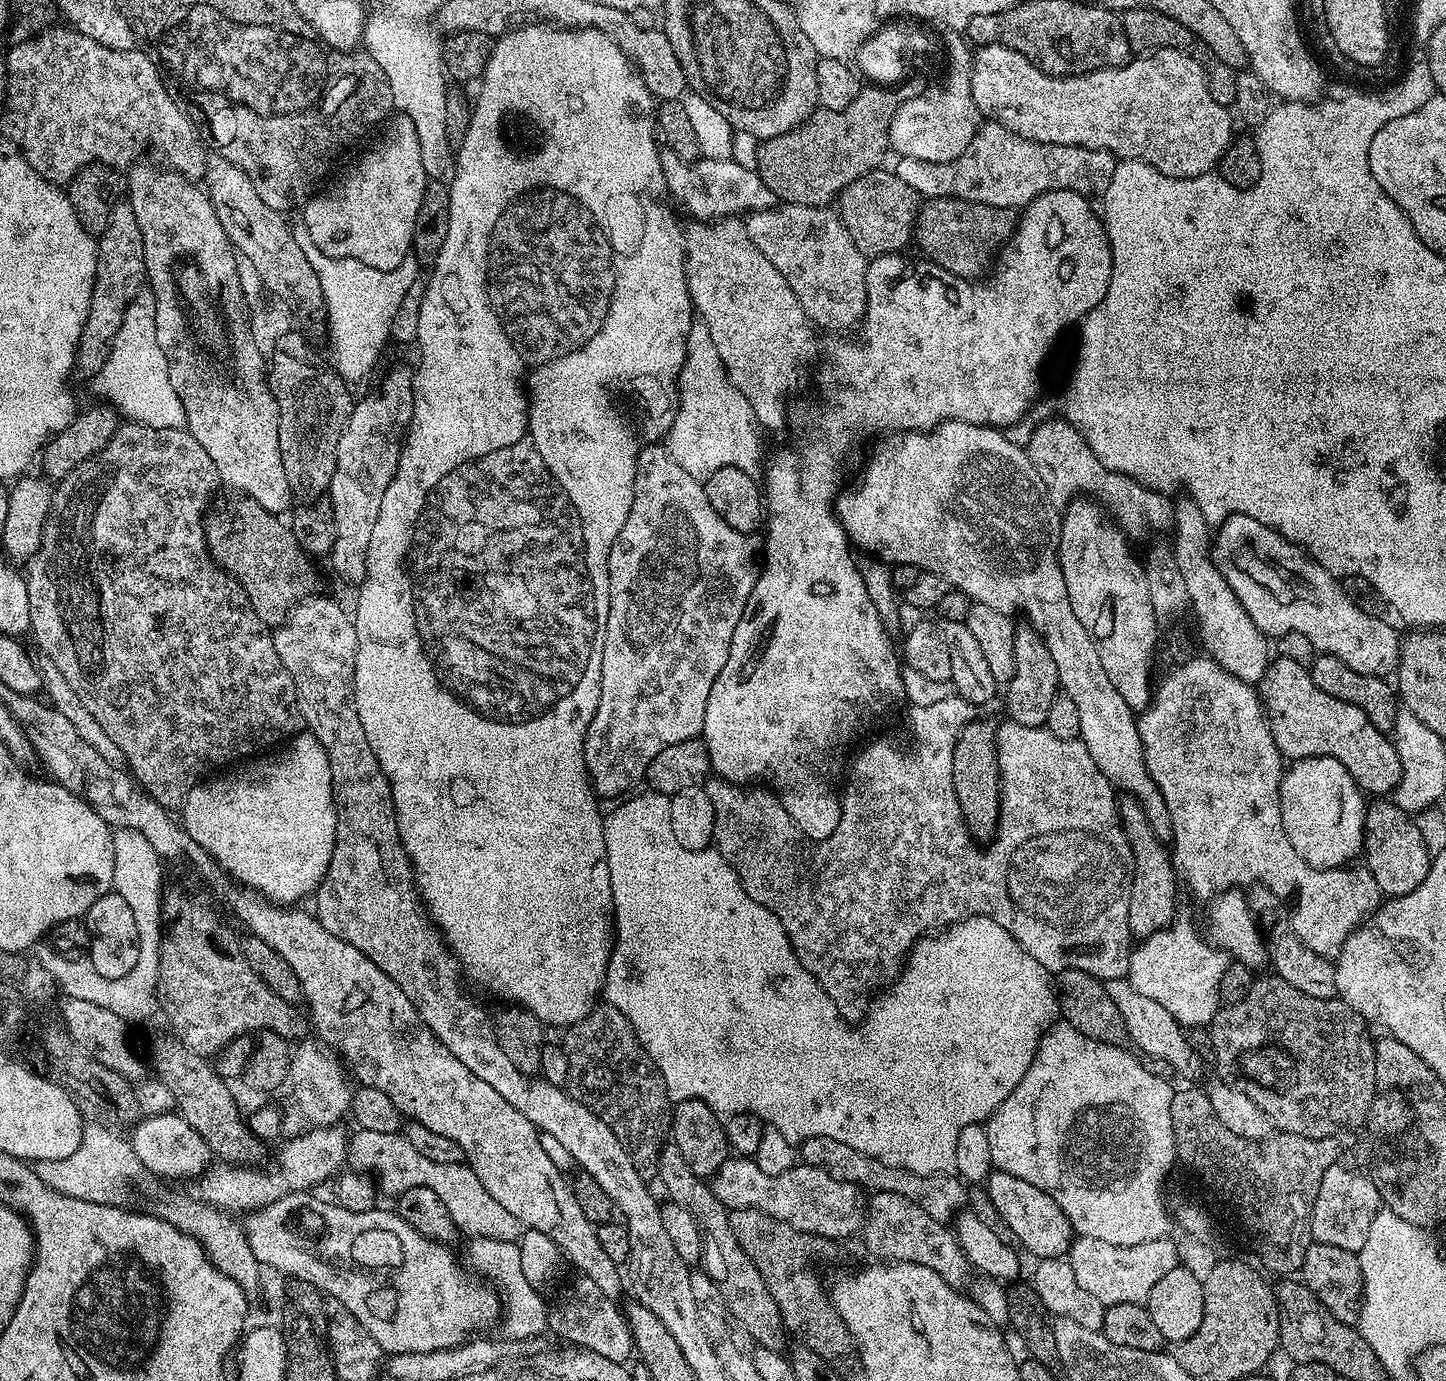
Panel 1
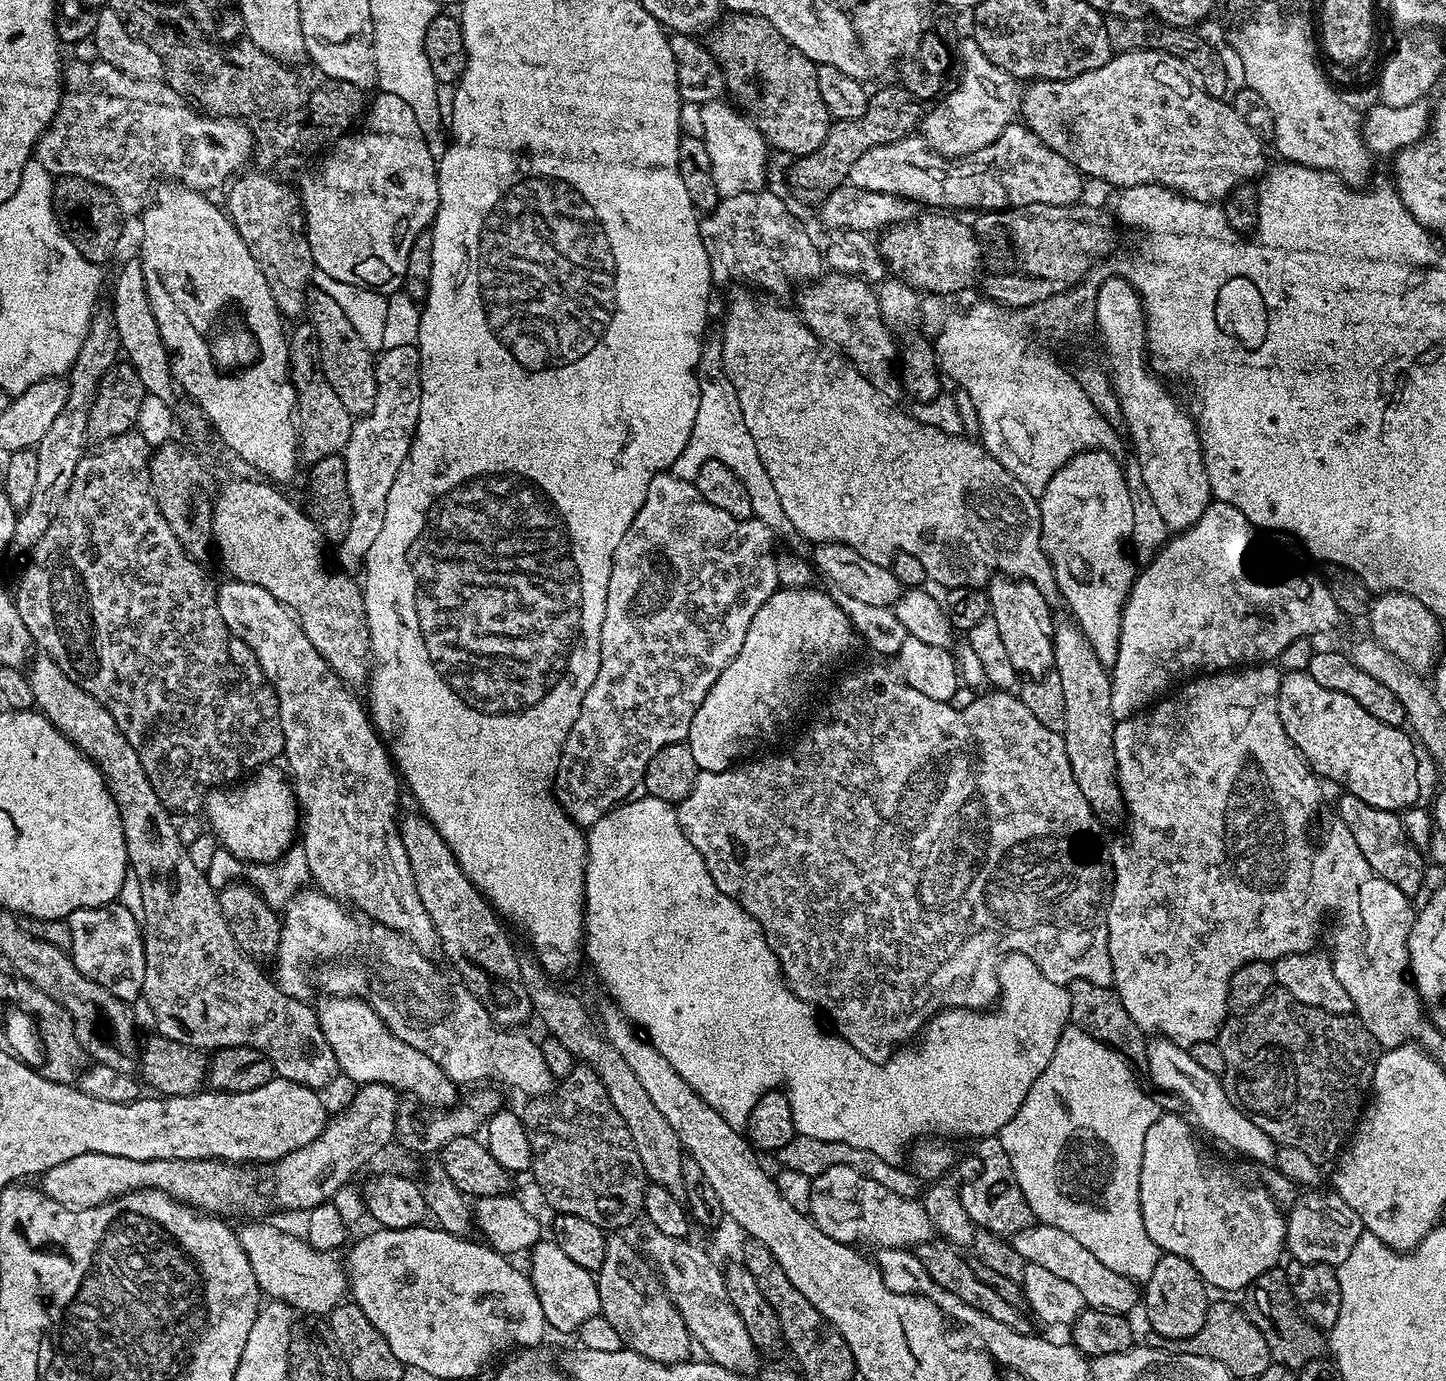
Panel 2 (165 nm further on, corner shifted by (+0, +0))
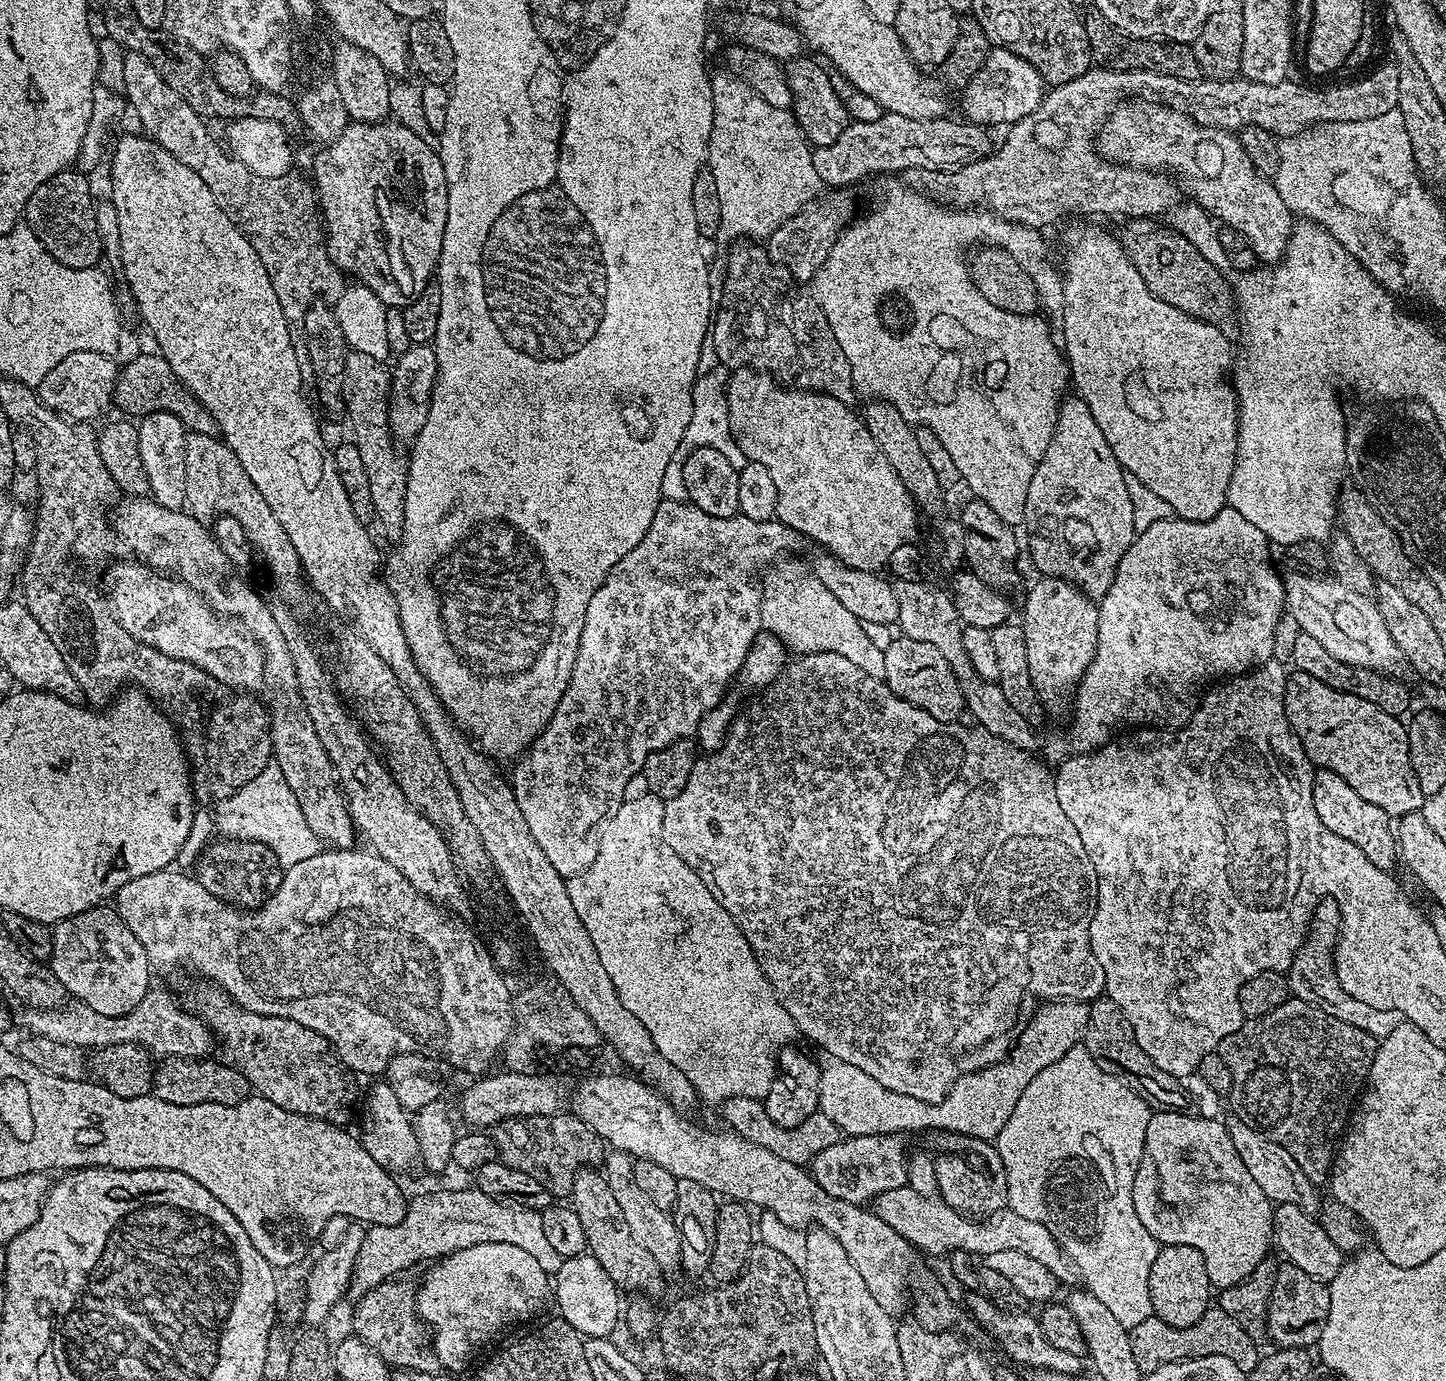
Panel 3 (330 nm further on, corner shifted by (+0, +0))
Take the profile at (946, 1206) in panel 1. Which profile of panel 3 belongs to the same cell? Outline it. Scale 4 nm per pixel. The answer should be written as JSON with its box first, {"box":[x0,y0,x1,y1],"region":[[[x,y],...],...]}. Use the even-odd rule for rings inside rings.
{"box":[722,1096,842,1165],"region":[[[736,1096],[727,1101],[723,1105],[722,1111],[724,1111],[725,1118],[728,1119],[729,1124],[727,1125],[736,1135],[741,1136],[743,1140],[750,1141],[754,1146],[762,1146],[762,1150],[770,1150],[770,1154],[776,1154],[778,1158],[791,1164],[811,1165],[816,1155],[842,1139],[839,1126],[830,1122],[830,1118],[826,1118],[826,1114],[819,1110],[810,1114],[810,1118],[806,1118],[806,1122],[802,1122],[802,1126],[793,1128],[778,1126],[778,1122],[774,1122],[770,1118],[770,1114],[766,1114],[763,1106],[756,1102],[746,1103],[742,1096]]]}

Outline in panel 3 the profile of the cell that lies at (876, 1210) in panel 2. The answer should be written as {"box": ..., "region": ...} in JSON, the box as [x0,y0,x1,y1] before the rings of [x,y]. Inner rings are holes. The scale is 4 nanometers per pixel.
{"box":[874,1187,1074,1281],"region":[[[910,1187],[887,1190],[877,1196],[874,1210],[878,1218],[886,1222],[886,1226],[898,1230],[898,1234],[902,1234],[902,1238],[910,1241],[913,1248],[921,1253],[929,1252],[932,1256],[944,1258],[954,1251],[968,1251],[972,1257],[983,1258],[998,1254],[1000,1250],[1022,1250],[1022,1254],[1038,1258],[1038,1262],[1042,1262],[1046,1270],[1053,1272],[1057,1281],[1073,1279],[1074,1269],[1054,1234],[1041,1223],[1022,1218],[1022,1214],[1005,1210],[991,1218],[963,1216],[958,1210],[946,1206],[944,1200],[923,1196]]]}

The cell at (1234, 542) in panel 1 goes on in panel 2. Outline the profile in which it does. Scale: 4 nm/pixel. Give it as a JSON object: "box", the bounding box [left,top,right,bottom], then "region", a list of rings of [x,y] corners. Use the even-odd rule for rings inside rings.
{"box":[1110,499,1342,722],"region":[[[1213,499],[1202,514],[1202,518],[1198,518],[1196,524],[1190,525],[1183,532],[1173,535],[1153,560],[1137,575],[1132,582],[1128,601],[1124,604],[1122,630],[1118,642],[1118,658],[1110,670],[1112,678],[1110,710],[1112,711],[1112,717],[1117,722],[1129,720],[1130,717],[1151,709],[1157,701],[1169,695],[1173,686],[1179,685],[1181,682],[1187,682],[1201,674],[1222,672],[1229,666],[1252,666],[1259,660],[1264,662],[1275,661],[1282,654],[1282,650],[1286,650],[1286,646],[1290,646],[1290,642],[1294,642],[1303,636],[1316,638],[1319,632],[1330,631],[1339,620],[1342,620],[1342,613],[1338,610],[1334,598],[1330,598],[1330,590],[1326,590],[1323,579],[1317,573],[1315,576],[1314,573],[1308,572],[1307,566],[1304,565],[1305,557],[1295,547],[1293,547],[1294,549],[1287,548],[1286,545],[1279,544],[1276,540],[1279,539],[1269,538],[1256,525],[1251,524],[1246,518],[1246,514],[1242,514],[1242,510],[1238,510],[1221,500]]]}

